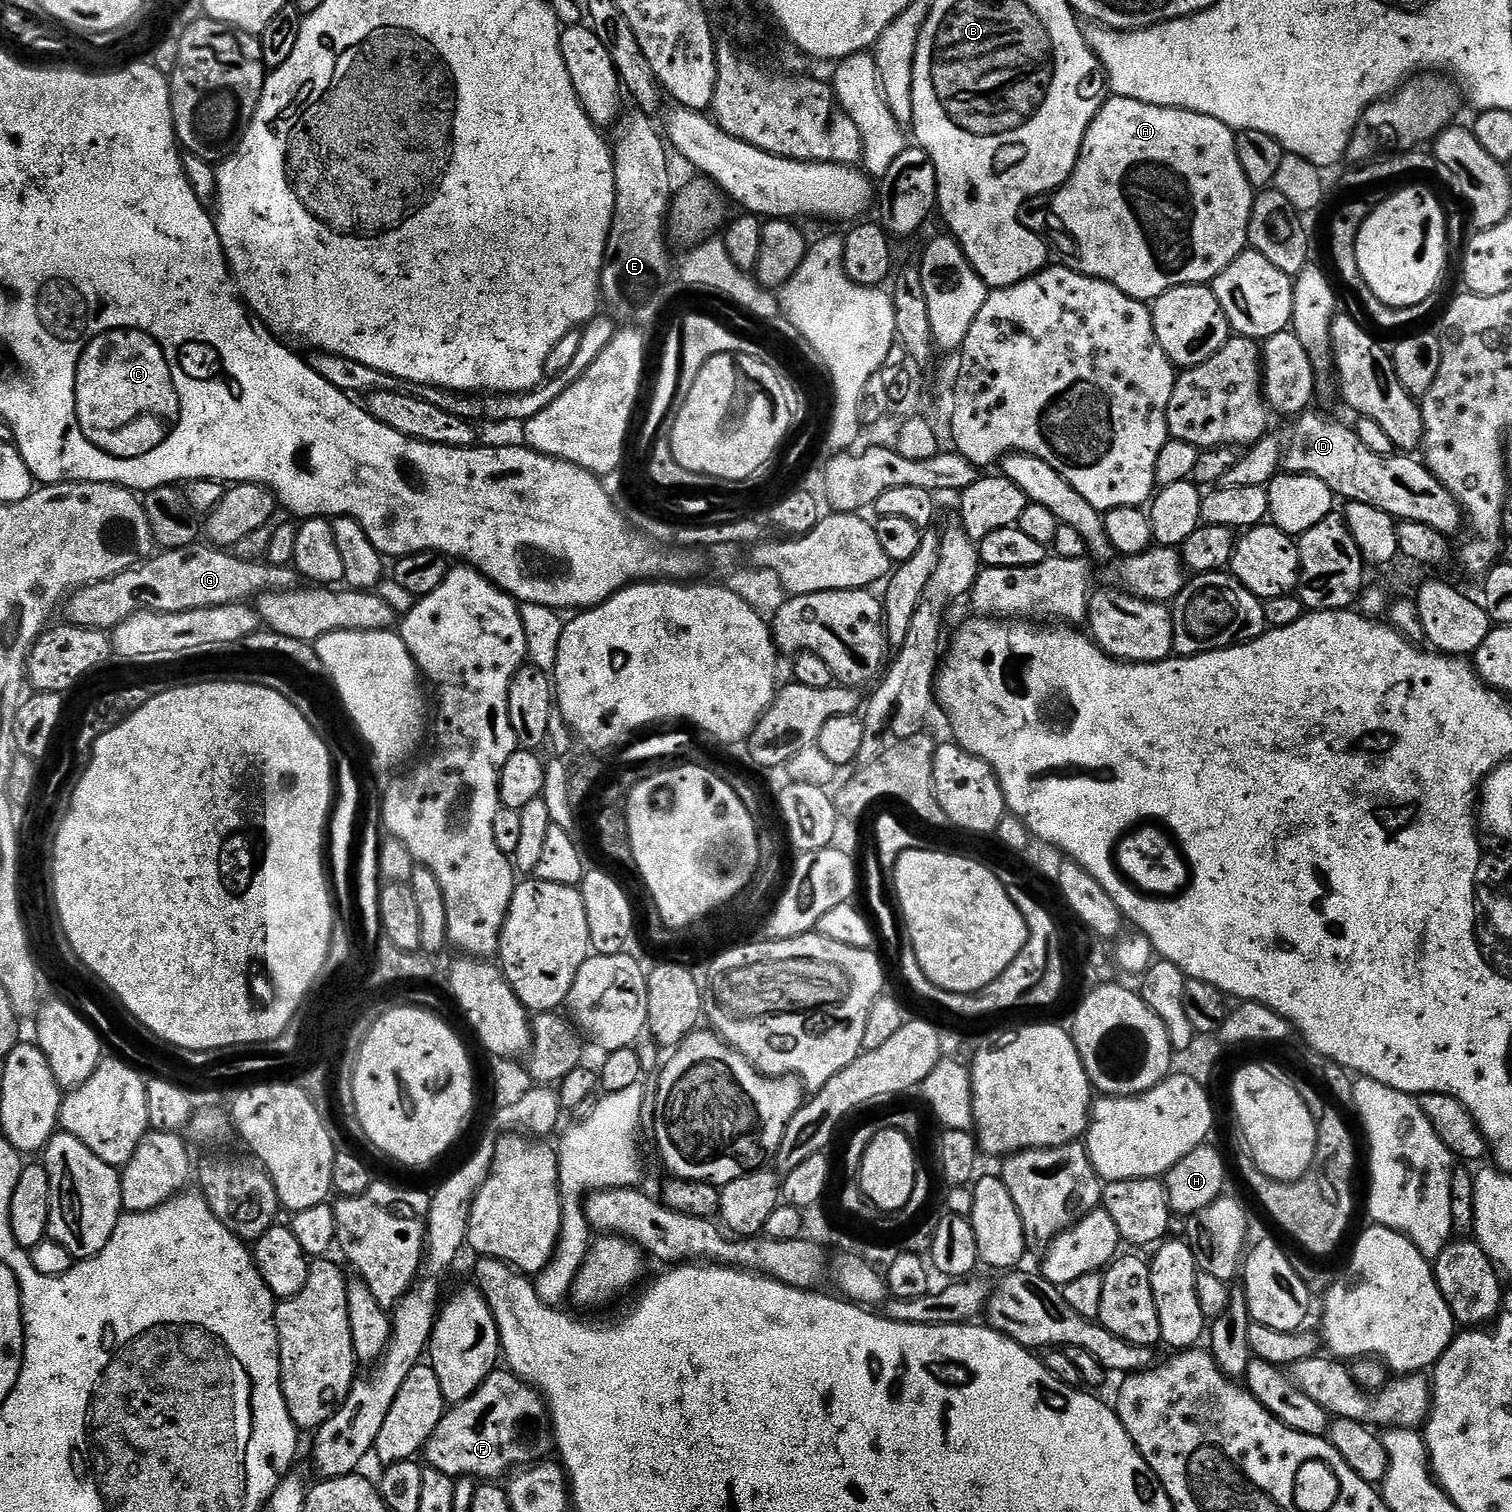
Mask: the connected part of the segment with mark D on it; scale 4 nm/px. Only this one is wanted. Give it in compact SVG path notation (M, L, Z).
M1309 410L1293 419L1288 428L1288 441L1282 444L1282 464L1287 471L1306 474L1326 482L1337 497L1344 496L1345 501L1357 500L1366 502L1366 506L1378 506L1378 510L1386 510L1386 514L1395 516L1397 521L1413 520L1425 524L1442 533L1446 538L1462 528L1462 509L1460 503L1453 498L1450 490L1438 482L1438 478L1419 459L1408 454L1383 456L1374 454L1374 450L1366 450L1358 438L1355 427L1339 424L1328 416L1319 416L1315 410Z

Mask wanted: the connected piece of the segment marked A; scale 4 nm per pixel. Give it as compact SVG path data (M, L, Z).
M1112 94L1105 99L1098 114L1090 122L1082 138L1078 160L1070 178L1062 187L1051 193L1052 224L1046 225L1042 232L1050 241L1051 247L1055 251L1057 248L1068 259L1065 260L1067 267L1075 268L1084 276L1093 276L1110 282L1118 286L1118 290L1122 290L1127 296L1132 296L1136 300L1151 302L1158 299L1164 292L1170 291L1171 288L1177 288L1183 284L1207 285L1215 280L1219 272L1226 270L1226 266L1230 266L1230 262L1234 262L1236 256L1249 247L1248 223L1253 199L1253 186L1246 178L1246 174L1242 174L1242 162L1238 162L1236 132L1233 129L1218 122L1218 118L1210 118L1206 114L1181 108L1154 106L1146 102L1138 102L1134 98L1122 98Z

